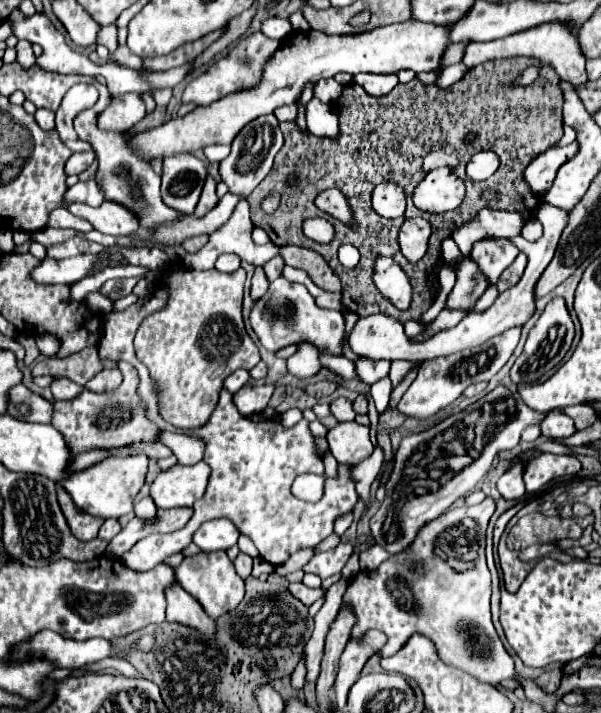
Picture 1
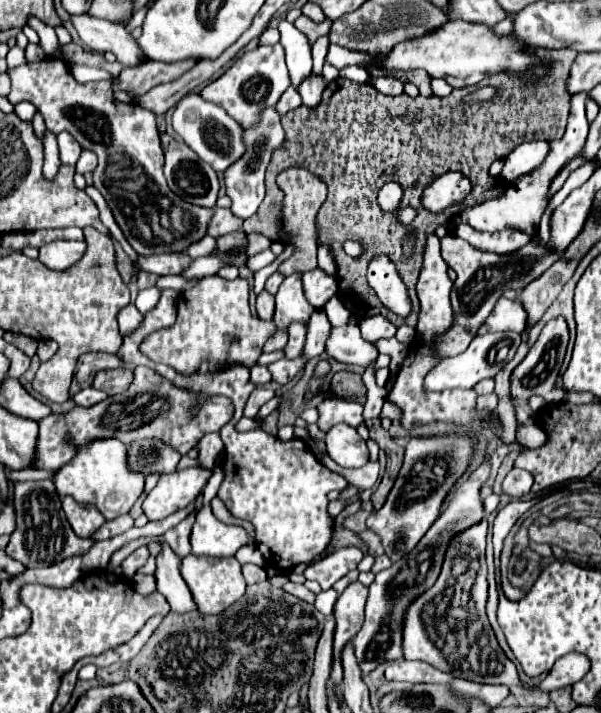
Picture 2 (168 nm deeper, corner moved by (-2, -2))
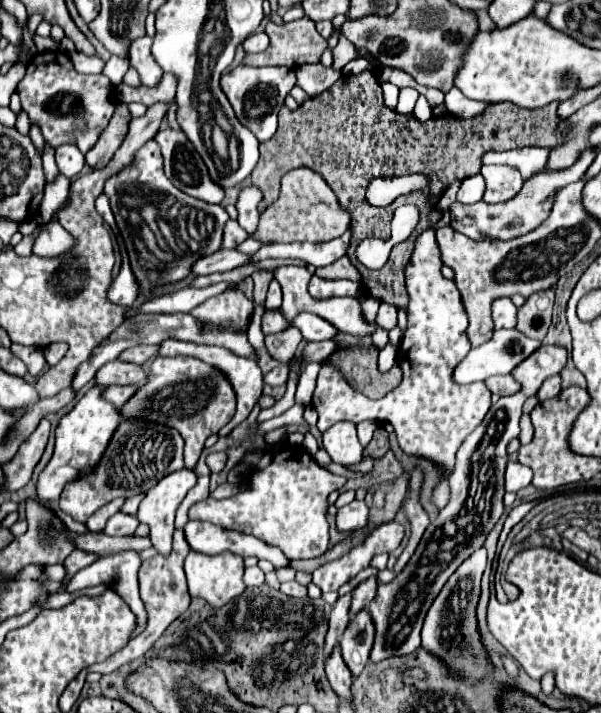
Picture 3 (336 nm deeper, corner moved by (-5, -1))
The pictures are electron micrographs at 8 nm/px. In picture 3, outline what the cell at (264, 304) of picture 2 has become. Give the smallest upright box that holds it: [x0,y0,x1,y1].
[262,311,290,335]

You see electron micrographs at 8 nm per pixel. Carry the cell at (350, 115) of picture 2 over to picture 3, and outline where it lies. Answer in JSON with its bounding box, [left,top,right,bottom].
[252,71,558,309]

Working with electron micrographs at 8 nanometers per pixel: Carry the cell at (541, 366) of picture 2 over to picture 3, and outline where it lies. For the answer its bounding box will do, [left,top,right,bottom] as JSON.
[368,345,566,663]

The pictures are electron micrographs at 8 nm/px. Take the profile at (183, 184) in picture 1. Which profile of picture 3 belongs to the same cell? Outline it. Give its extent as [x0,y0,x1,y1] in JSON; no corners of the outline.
[154,129,238,207]

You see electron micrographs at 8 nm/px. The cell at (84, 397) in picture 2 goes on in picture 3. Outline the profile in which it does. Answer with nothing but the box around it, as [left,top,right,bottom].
[106,385,138,409]

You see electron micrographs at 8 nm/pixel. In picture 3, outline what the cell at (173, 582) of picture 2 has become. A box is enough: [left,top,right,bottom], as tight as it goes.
[136,469,196,555]

